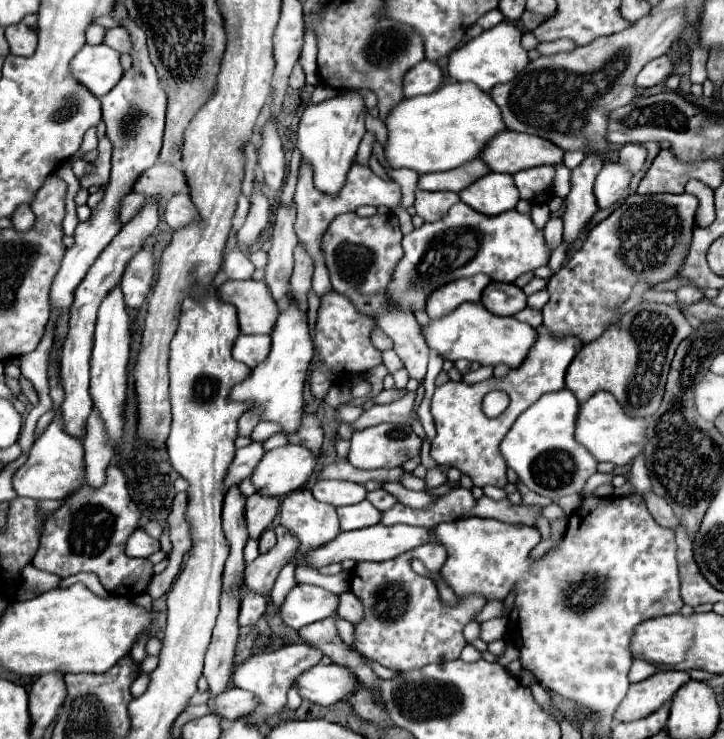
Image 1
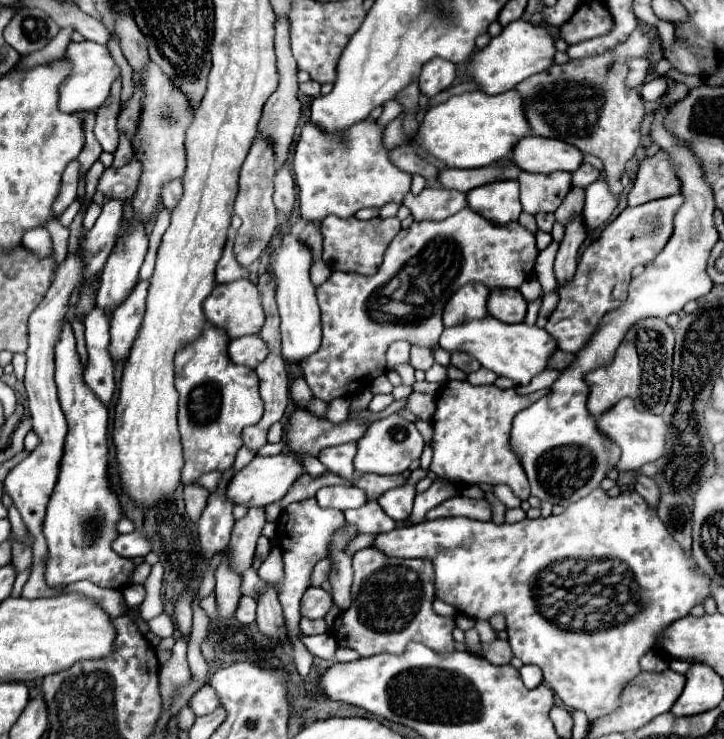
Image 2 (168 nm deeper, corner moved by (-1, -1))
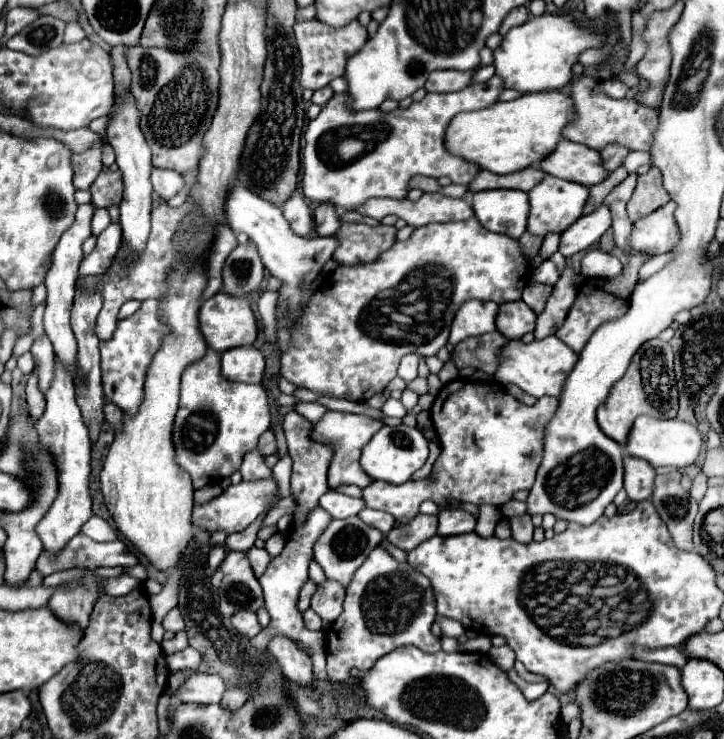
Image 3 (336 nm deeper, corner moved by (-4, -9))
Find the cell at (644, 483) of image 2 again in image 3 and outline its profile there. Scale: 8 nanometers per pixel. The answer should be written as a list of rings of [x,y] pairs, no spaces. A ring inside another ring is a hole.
[[[624,458],[624,490],[632,502],[650,500],[654,492],[654,468],[638,458]]]

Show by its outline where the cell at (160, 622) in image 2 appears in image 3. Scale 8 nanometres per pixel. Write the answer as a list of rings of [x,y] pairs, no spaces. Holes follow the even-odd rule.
[[[172,608],[172,610],[164,616],[162,626],[164,626],[164,630],[170,630],[170,632],[180,632],[180,630],[184,630],[184,622],[182,622],[182,616],[180,616],[178,608]]]

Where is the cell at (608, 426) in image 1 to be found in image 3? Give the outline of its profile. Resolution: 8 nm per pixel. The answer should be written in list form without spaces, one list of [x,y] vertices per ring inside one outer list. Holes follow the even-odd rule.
[[[638,416],[634,420],[634,426],[628,432],[628,440],[624,442],[624,450],[628,456],[642,458],[654,468],[658,468],[658,466],[676,466],[676,468],[688,466],[698,458],[700,446],[702,446],[702,434],[690,422],[658,420],[658,418],[650,418],[650,416]]]

